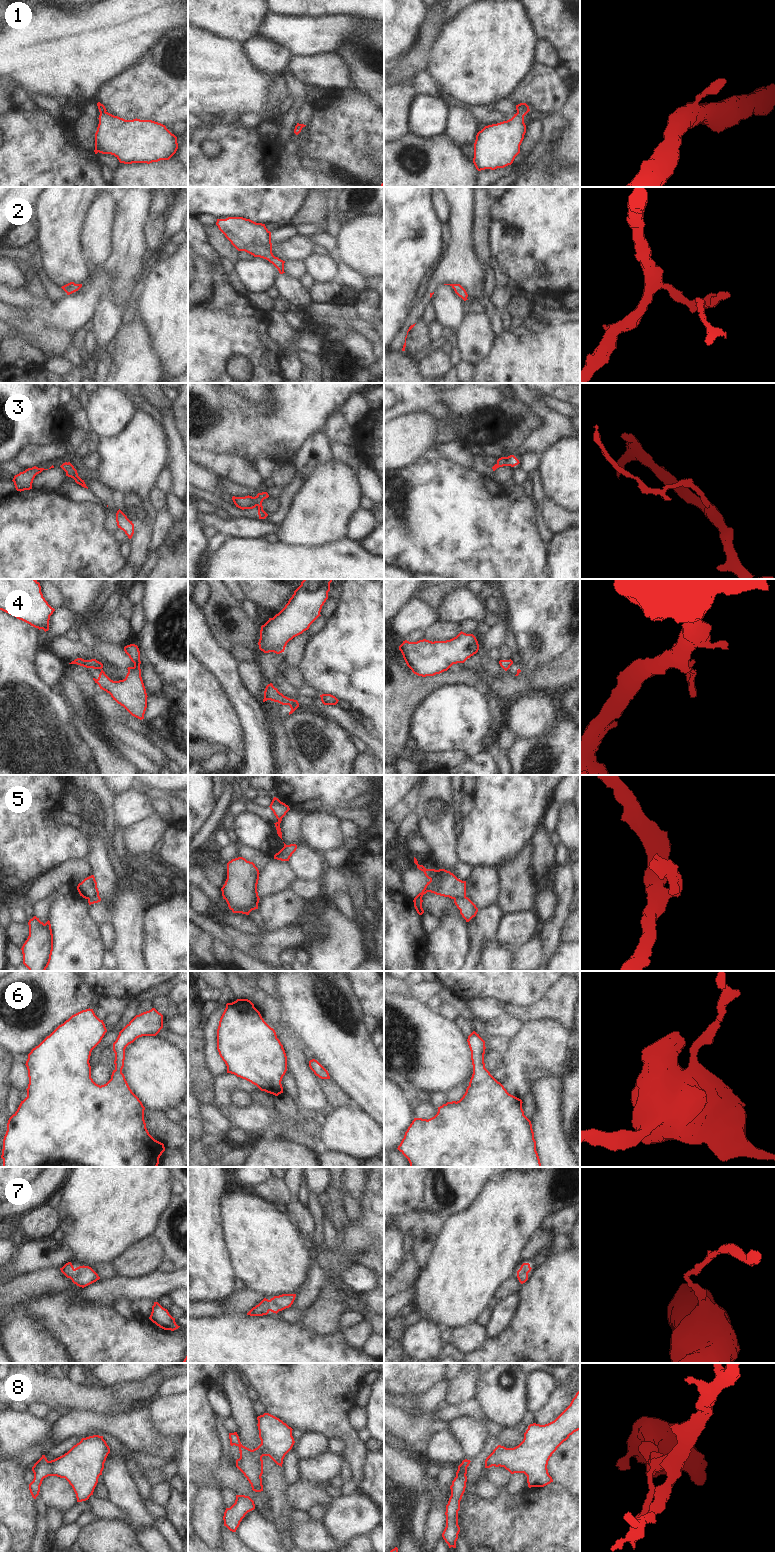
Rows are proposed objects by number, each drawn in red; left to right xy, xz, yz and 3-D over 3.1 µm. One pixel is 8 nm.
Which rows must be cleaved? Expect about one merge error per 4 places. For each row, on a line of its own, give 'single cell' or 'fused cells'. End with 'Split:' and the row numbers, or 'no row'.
1: single cell
2: single cell
3: single cell
4: fused cells
5: fused cells
6: single cell
7: single cell
8: single cell
Split: 4, 5

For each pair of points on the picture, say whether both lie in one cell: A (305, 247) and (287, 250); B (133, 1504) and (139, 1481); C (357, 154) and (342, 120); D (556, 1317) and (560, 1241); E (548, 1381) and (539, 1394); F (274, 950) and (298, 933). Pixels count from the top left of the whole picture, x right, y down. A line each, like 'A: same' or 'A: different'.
A: same
B: different
C: same
D: different
E: same
F: same

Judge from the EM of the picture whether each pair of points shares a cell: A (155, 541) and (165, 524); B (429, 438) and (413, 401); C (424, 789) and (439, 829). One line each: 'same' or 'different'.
A: same
B: different
C: same

